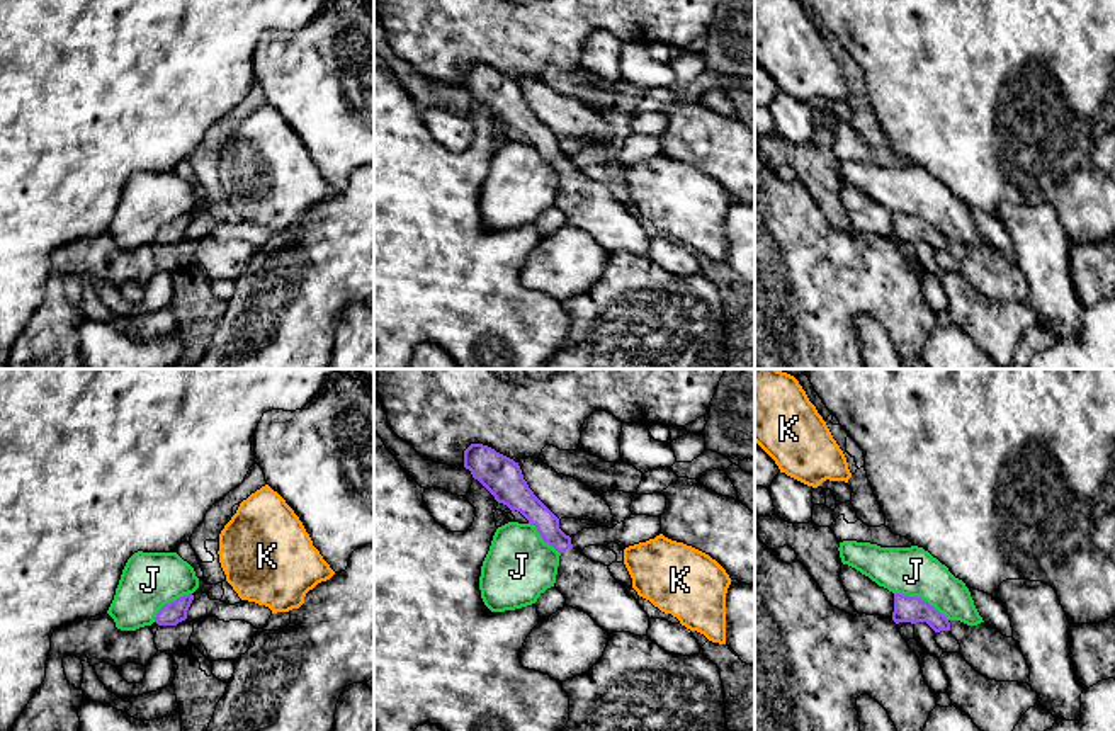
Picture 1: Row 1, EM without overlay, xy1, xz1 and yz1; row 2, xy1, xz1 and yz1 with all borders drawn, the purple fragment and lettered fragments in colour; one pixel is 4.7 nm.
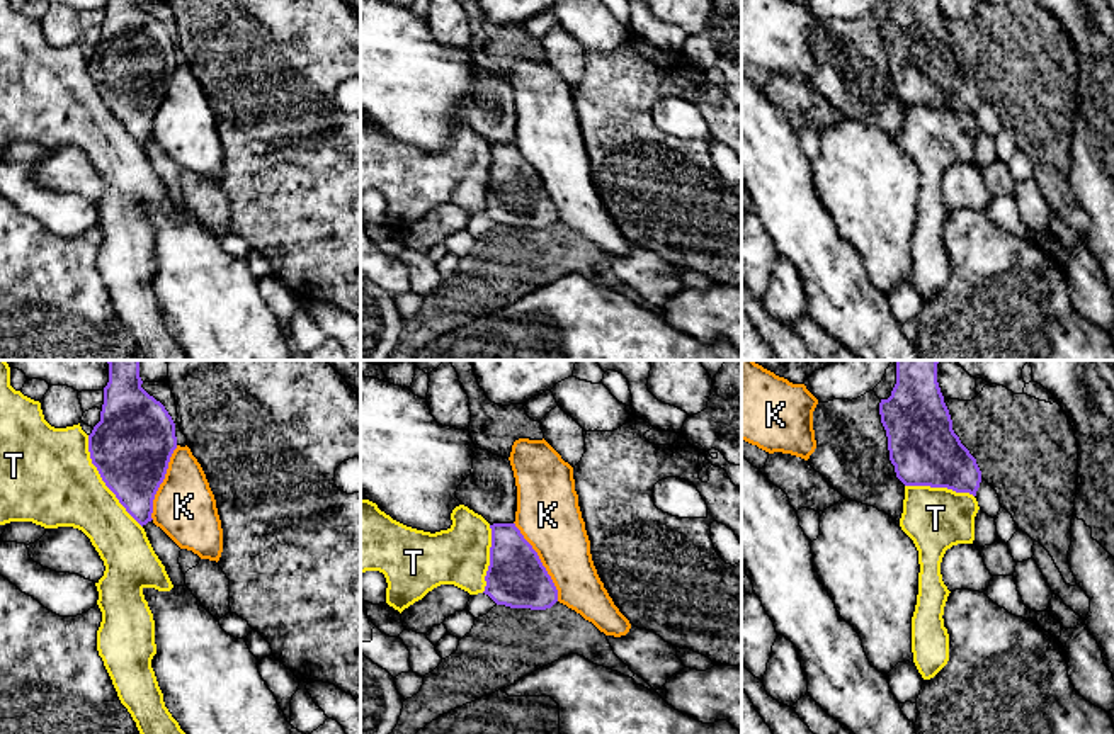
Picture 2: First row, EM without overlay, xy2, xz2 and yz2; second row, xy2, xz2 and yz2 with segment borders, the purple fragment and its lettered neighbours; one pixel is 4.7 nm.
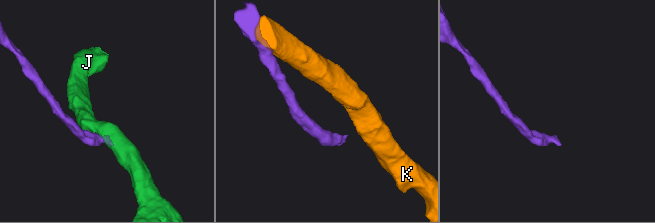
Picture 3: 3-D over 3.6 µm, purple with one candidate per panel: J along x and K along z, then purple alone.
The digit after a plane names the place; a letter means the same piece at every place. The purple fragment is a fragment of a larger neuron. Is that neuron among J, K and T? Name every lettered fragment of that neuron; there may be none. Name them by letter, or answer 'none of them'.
none of them

